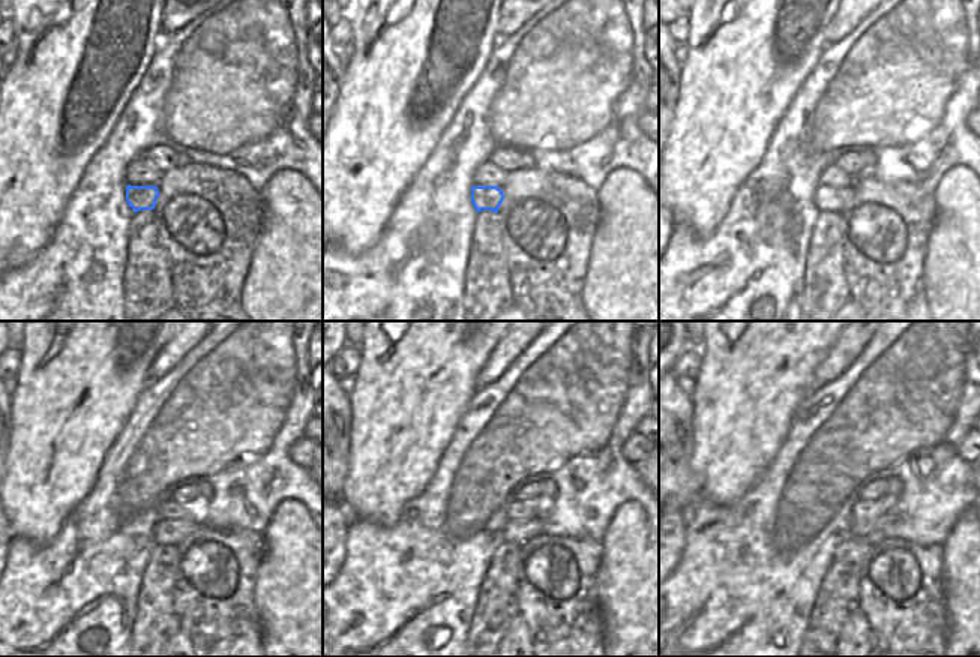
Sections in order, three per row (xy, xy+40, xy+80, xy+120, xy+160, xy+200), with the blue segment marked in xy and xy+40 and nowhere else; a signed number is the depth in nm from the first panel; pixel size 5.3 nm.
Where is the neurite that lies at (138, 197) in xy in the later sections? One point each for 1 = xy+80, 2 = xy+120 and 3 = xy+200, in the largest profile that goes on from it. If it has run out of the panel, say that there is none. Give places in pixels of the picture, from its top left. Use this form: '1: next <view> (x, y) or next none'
1: next xy+80 (826, 197)
2: next xy+120 (165, 533)
3: next xy+200 (874, 530)

